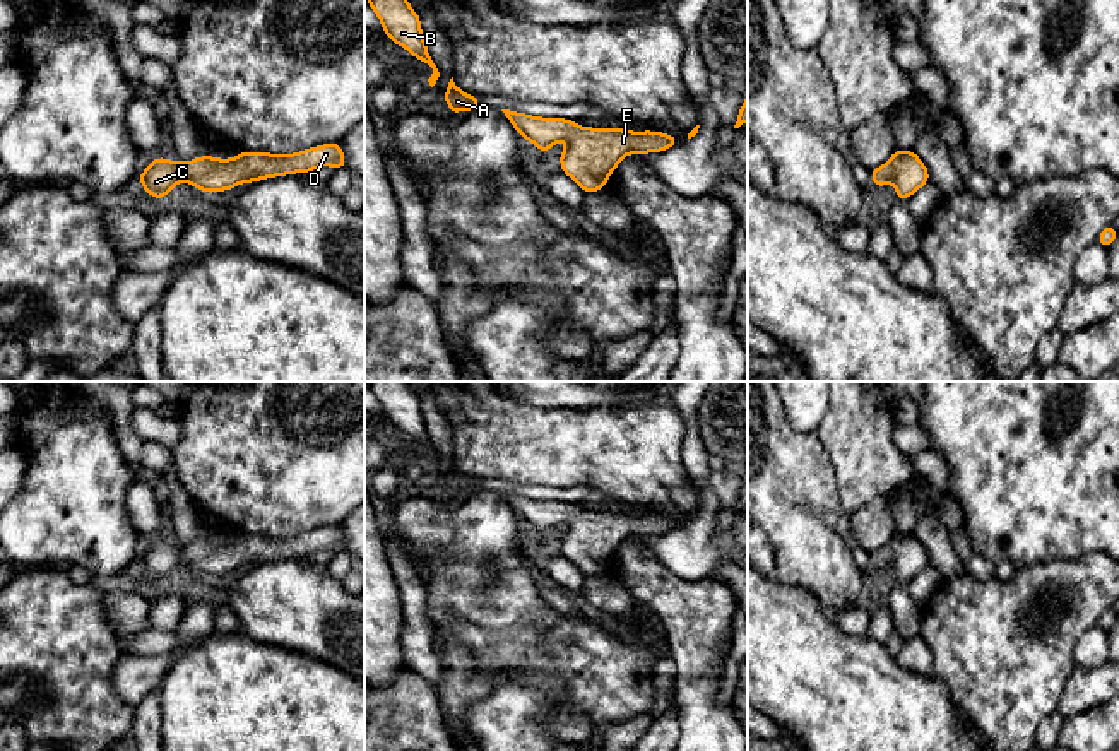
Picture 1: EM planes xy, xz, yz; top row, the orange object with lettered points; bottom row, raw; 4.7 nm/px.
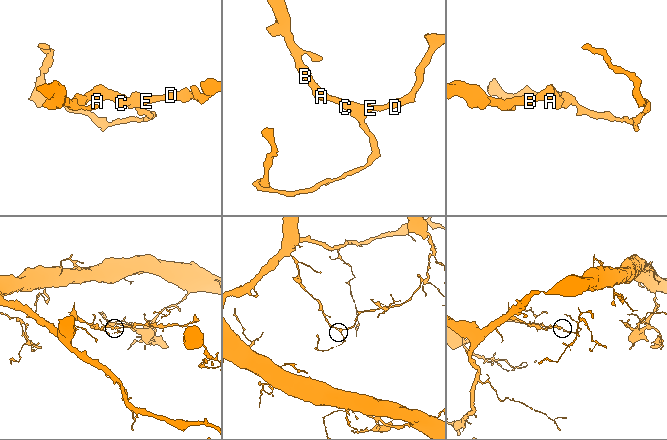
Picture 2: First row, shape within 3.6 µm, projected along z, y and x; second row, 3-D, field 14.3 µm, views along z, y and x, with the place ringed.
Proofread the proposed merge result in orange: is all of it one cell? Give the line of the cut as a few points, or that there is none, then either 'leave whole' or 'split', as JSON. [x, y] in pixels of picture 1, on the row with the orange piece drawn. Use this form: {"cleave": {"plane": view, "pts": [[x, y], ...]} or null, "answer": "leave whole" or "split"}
{"cleave": null, "answer": "leave whole"}

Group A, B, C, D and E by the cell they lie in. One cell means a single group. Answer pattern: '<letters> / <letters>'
A B C D E

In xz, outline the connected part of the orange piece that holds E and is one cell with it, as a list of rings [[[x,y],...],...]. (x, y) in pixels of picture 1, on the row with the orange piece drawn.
[[[501,109],[512,127],[539,152],[566,140],[568,147],[558,156],[561,171],[570,176],[585,193],[599,192],[628,154],[662,152],[678,145],[676,135],[662,132],[630,132],[626,128],[578,127],[573,120],[541,118],[518,111]]]

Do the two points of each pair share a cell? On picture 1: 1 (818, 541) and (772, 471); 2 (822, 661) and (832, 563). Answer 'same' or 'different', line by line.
1: same
2: different

